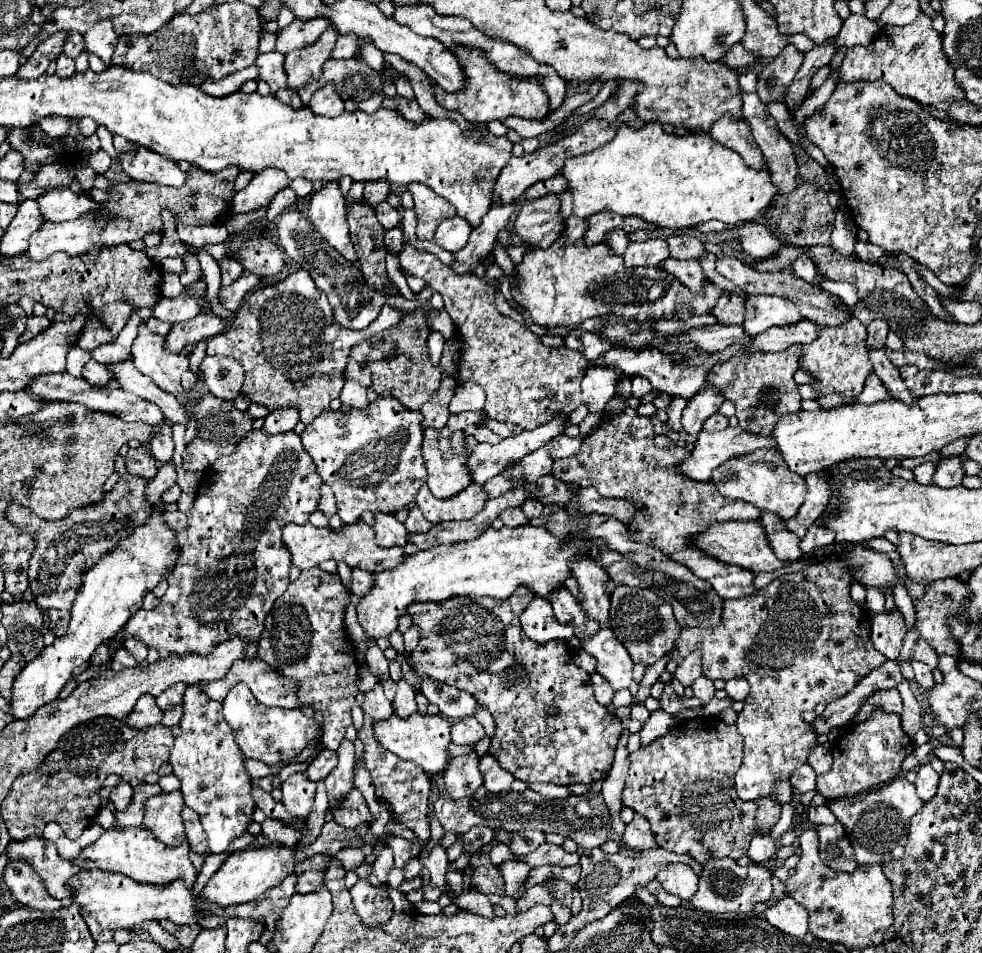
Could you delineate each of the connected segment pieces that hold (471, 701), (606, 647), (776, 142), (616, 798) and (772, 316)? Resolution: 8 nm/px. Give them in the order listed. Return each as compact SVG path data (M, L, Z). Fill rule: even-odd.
M423 681L423 695L439 707L441 715L449 719L463 719L467 715L475 715L477 701L471 693L461 691L457 687L449 687L435 681Z
M605 625L605 629L591 637L583 645L583 649L597 659L597 673L601 673L613 689L629 687L629 683L633 681L635 663L609 625Z
M741 91L741 95L743 95L743 119L749 123L753 137L763 151L773 183L777 185L781 195L787 195L797 187L795 183L797 163L793 147L787 141L787 137L779 131L775 119L767 113L767 107L759 101L757 93Z
M625 731L617 743L617 753L615 753L615 763L613 763L613 769L609 773L609 777L605 779L603 783L603 789L601 789L601 795L611 811L611 823L609 823L609 829L615 831L615 833L623 833L625 829L625 823L621 821L619 817L619 811L621 811L621 791L623 791L623 785L625 785L625 777L627 777L627 769L629 769L629 751L627 751L627 739L629 739L629 731Z
M751 295L745 305L743 327L753 333L763 333L769 327L793 325L801 321L799 309L783 297L777 295Z

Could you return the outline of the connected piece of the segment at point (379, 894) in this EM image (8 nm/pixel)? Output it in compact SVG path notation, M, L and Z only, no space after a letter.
M359 879L351 887L353 907L365 927L381 927L393 915L393 903L385 887L373 887L367 879Z

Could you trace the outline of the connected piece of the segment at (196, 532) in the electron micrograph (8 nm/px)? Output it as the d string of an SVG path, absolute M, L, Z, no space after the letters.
M251 431L247 435L247 439L243 439L237 447L237 451L233 455L227 455L227 457L219 457L209 469L207 473L209 477L201 479L201 485L197 489L197 499L195 499L195 505L191 509L191 513L187 513L189 517L189 529L181 531L179 533L179 561L175 565L175 569L169 573L167 581L169 581L169 589L167 593L161 597L161 603L151 609L151 611L145 611L145 609L139 609L125 625L125 637L129 635L137 635L147 647L153 647L153 649L167 649L169 653L211 653L211 649L235 635L243 637L243 639L253 639L257 641L261 631L263 631L263 625L265 625L265 617L267 613L271 611L273 603L277 597L281 597L289 585L289 569L291 569L291 563L289 563L289 551L285 549L283 541L281 541L281 525L287 525L291 521L295 523L307 523L309 515L313 511L317 511L317 505L319 505L319 487L321 487L321 477L317 473L317 467L313 465L313 459L309 457L309 453L305 453L303 445L301 445L301 437L295 433L295 431L289 431L289 433L281 433L281 435L271 435L271 433L265 433L265 431Z

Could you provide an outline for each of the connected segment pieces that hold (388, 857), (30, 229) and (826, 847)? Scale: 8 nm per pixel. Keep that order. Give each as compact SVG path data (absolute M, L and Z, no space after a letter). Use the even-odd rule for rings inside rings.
M385 847L383 851L381 851L381 855L375 859L375 863L373 863L373 875L383 883L383 885L387 885L387 879L389 879L389 871L393 869L393 851L389 849L389 847Z
M33 199L23 201L19 205L19 211L17 211L15 219L11 221L9 229L3 235L1 255L15 257L15 255L21 255L23 251L27 251L29 237L37 229L41 229L43 223L45 223L45 219L41 217L41 211L37 209L37 201L33 201Z
M833 823L833 825L819 825L815 829L821 837L819 853L825 865L829 865L835 871L853 873L857 869L857 861L853 857L853 849L851 849L851 843L847 839L843 825Z

